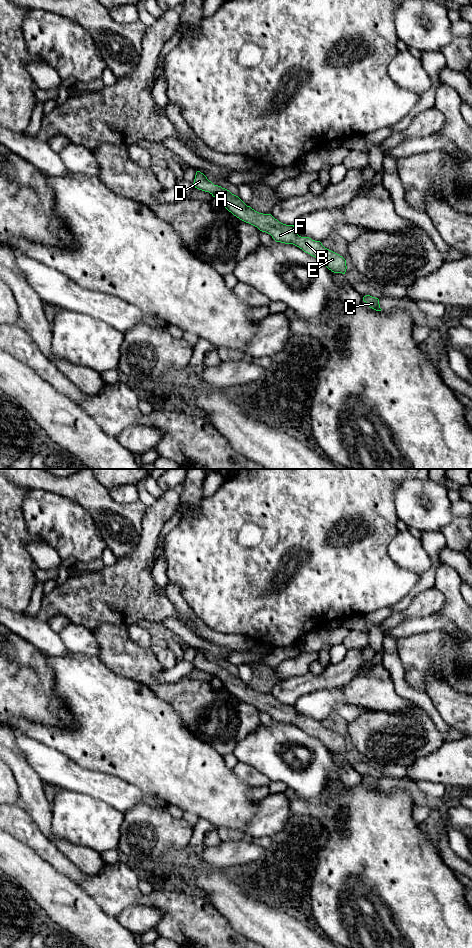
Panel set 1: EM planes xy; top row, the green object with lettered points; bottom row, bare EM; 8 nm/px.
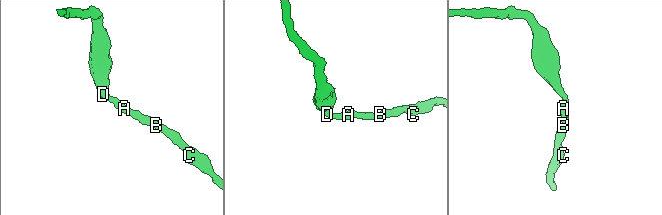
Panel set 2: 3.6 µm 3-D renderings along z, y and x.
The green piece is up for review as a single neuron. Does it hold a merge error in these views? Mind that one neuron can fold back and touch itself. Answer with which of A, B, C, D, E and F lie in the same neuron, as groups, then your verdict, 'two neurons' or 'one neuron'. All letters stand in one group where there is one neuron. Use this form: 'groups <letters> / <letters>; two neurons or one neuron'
groups A B C D E F; one neuron

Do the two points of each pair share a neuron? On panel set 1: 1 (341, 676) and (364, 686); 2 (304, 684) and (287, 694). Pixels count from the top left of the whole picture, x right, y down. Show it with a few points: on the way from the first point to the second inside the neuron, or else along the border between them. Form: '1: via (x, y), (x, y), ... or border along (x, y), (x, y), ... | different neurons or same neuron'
1: border along (355, 675), (343, 686) | different neurons
2: via (300, 685), (291, 690) | same neuron

